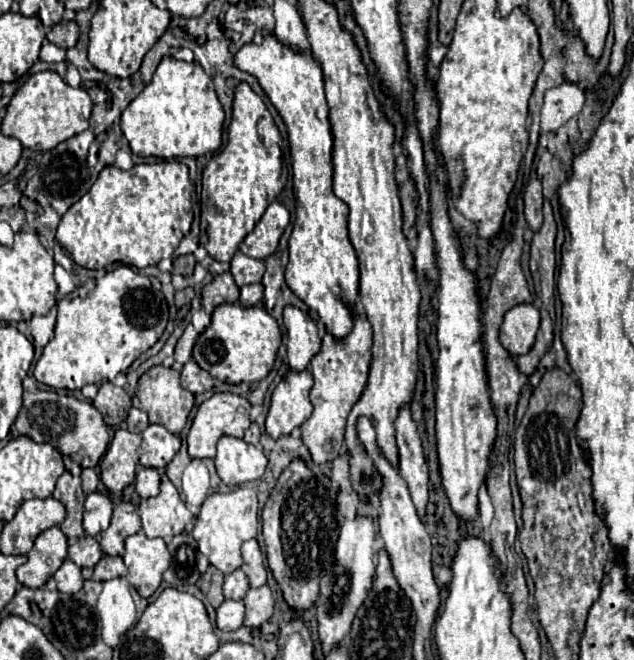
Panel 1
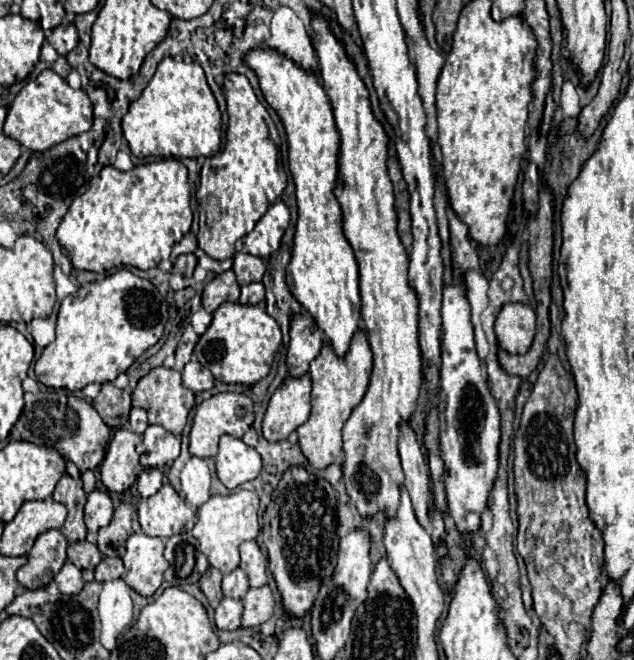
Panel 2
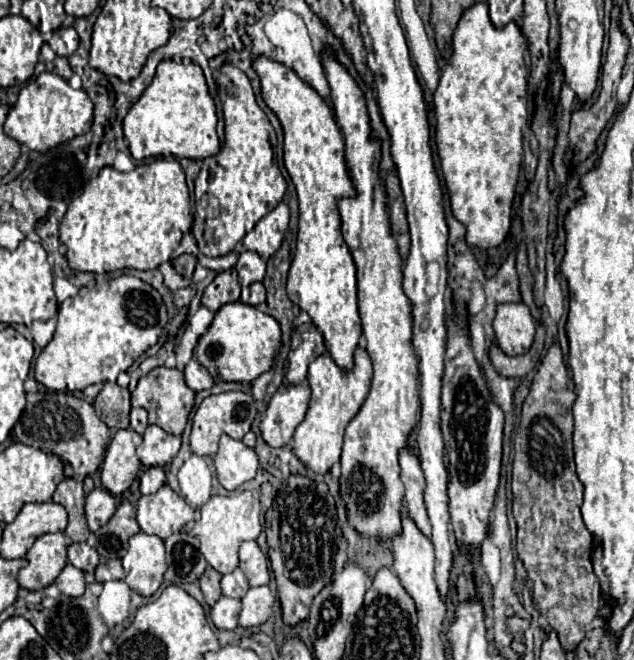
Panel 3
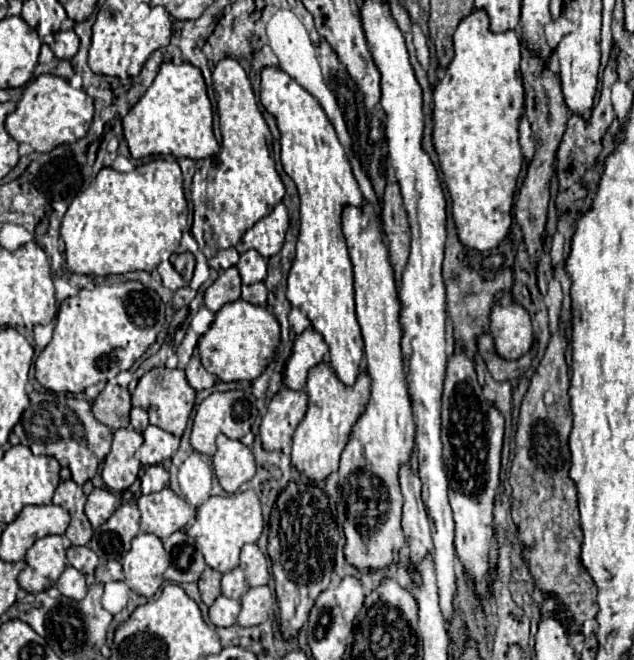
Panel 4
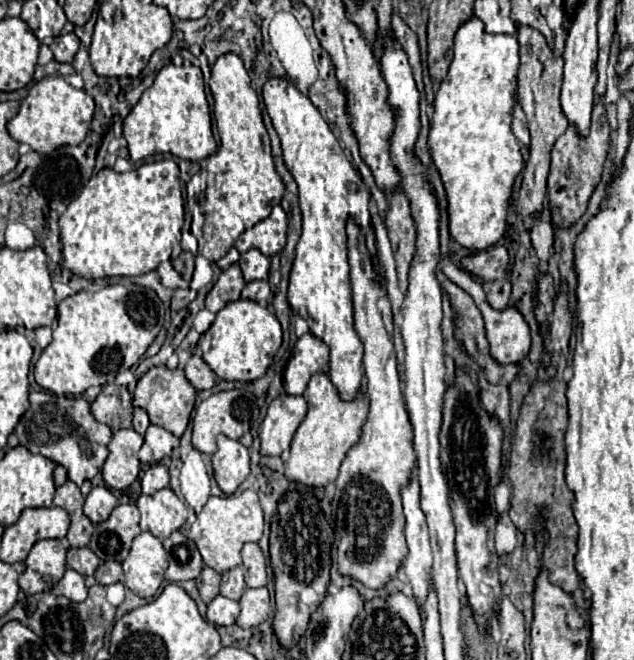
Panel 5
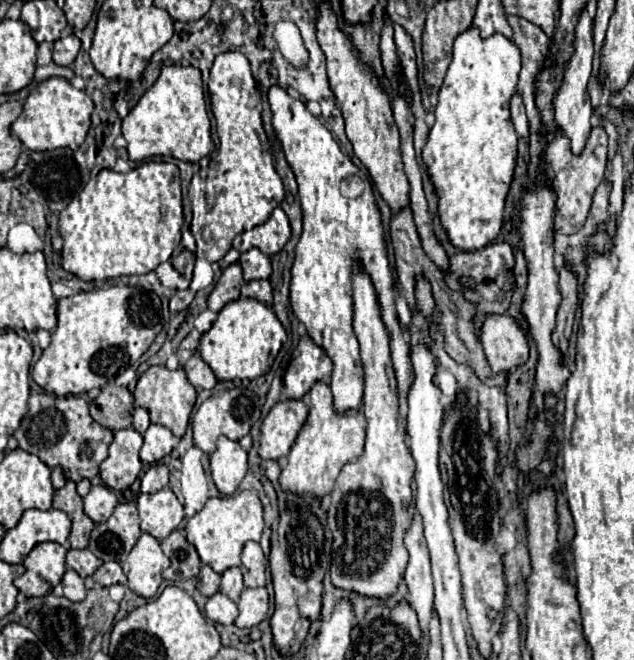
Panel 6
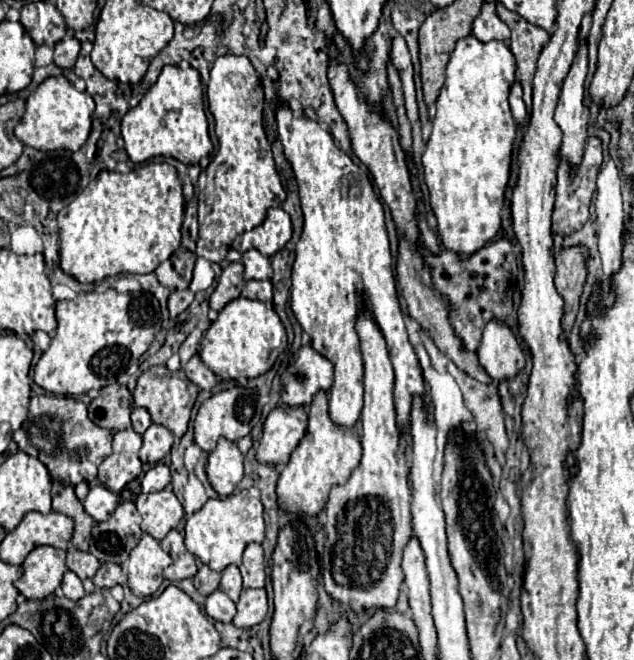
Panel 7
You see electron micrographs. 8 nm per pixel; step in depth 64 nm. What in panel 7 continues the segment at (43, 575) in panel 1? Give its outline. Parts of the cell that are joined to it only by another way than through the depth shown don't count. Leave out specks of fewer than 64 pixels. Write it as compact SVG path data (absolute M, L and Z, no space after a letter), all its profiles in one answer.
M38 546L34 548L22 568L24 574L20 580L14 582L20 594L32 600L44 600L46 596L54 594L60 586L62 576L66 572L66 552L54 546Z

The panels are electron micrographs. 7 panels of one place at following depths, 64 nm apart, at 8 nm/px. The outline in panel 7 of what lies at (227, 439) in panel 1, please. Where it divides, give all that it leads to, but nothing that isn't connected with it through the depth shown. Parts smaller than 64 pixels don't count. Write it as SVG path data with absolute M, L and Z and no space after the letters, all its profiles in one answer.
M226 438L218 440L216 450L212 450L208 456L206 474L212 488L220 496L230 496L234 492L244 476L244 454L238 450L236 442Z

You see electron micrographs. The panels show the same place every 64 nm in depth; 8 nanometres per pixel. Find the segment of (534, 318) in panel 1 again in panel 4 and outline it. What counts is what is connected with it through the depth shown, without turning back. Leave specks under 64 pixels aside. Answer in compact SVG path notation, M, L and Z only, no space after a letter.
M500 302L490 314L490 334L496 344L496 352L506 360L516 360L532 348L534 332L532 322L524 306L516 302Z

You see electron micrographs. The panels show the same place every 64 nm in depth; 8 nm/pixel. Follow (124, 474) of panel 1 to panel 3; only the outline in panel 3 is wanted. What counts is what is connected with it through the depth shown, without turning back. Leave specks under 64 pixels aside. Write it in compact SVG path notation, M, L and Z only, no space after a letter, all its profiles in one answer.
M132 428L118 430L106 450L104 466L100 470L102 484L112 494L122 494L138 476L140 460L136 456L136 446L142 442L142 436Z

